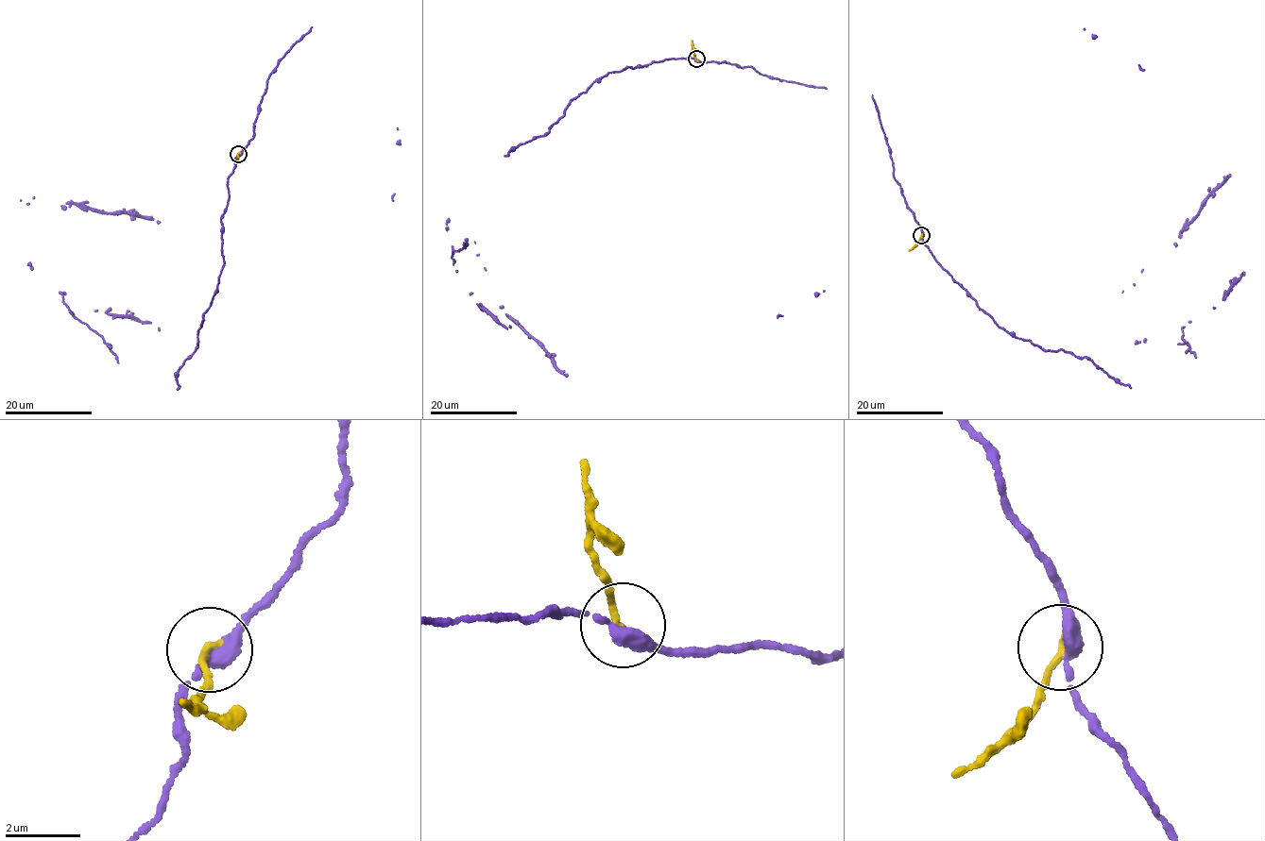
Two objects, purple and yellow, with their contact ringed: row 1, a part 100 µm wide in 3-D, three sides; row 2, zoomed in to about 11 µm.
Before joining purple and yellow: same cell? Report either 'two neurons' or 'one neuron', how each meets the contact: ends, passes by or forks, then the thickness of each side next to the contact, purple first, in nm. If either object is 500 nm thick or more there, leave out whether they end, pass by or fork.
two neurons; purple passes by; yellow ends there; 360 nm thick on the purple side, 180 nm on the other

